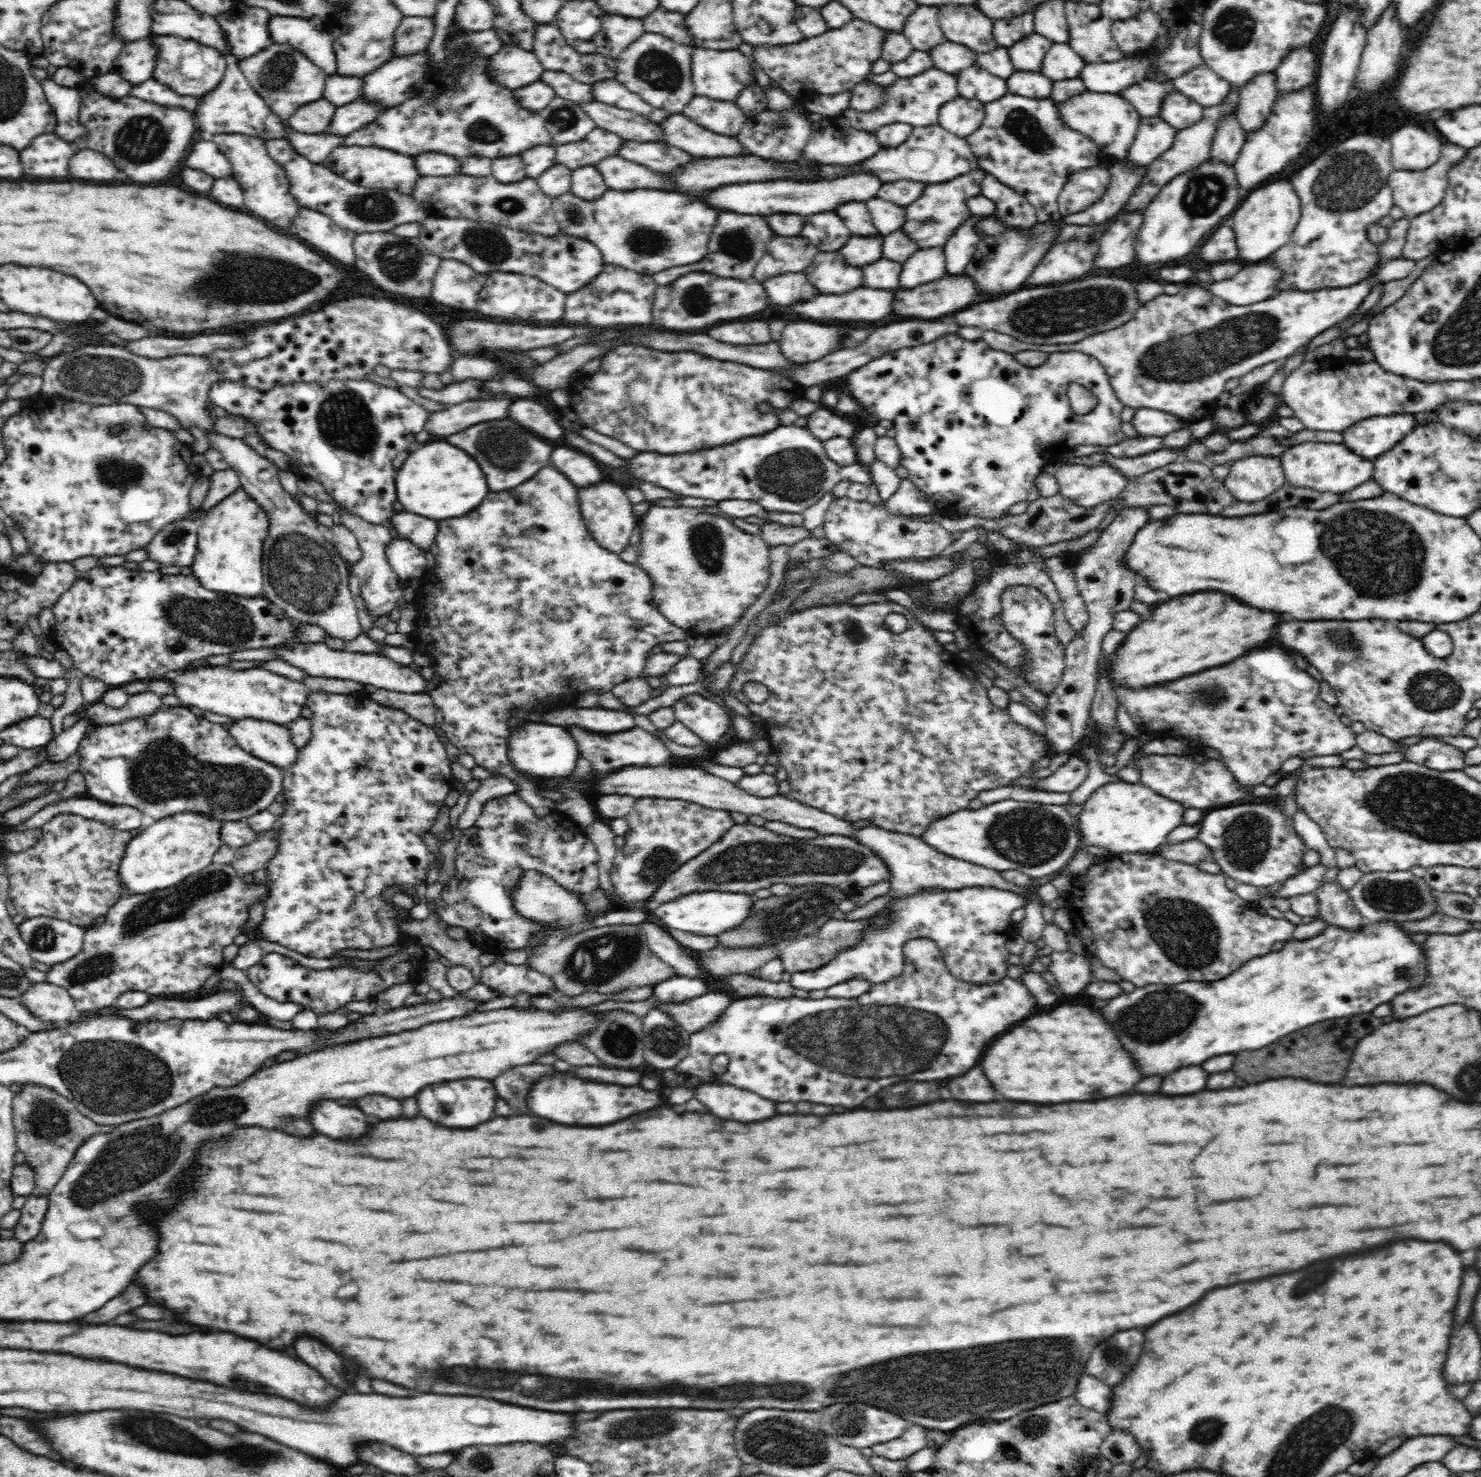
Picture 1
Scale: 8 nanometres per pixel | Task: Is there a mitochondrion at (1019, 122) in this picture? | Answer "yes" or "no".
yes

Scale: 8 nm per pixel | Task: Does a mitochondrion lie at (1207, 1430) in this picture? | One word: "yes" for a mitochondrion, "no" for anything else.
yes

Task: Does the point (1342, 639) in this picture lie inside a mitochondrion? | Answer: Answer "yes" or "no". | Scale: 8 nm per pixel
yes

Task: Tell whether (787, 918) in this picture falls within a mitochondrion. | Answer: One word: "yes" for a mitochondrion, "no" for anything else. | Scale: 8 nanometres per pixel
yes

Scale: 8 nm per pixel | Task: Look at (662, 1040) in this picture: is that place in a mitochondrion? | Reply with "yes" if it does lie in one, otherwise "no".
yes

